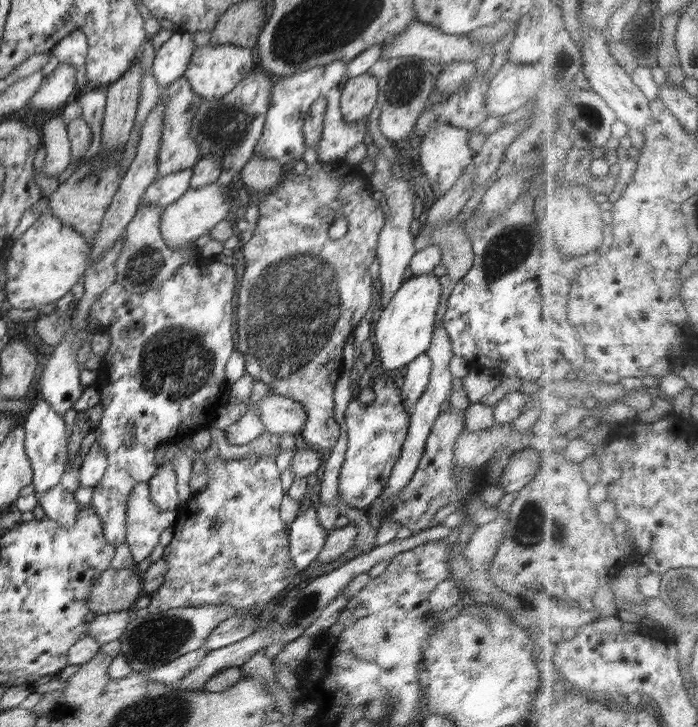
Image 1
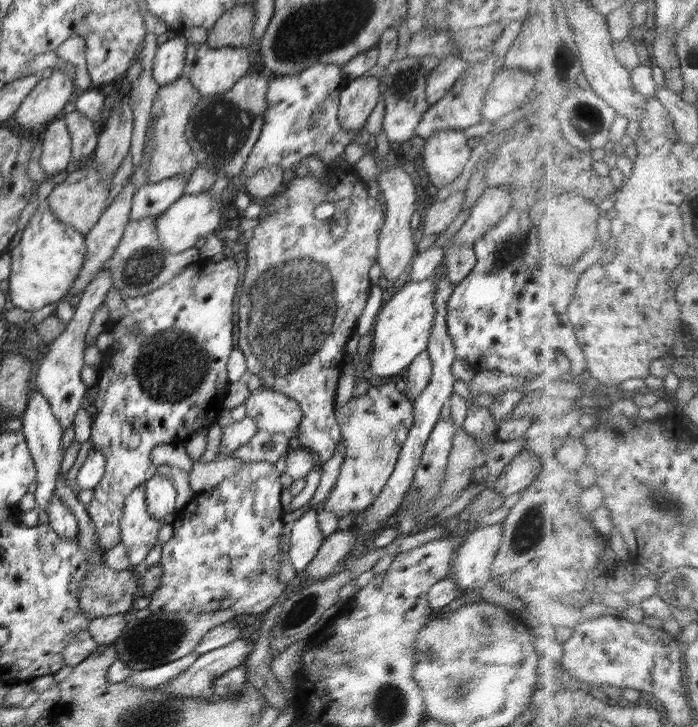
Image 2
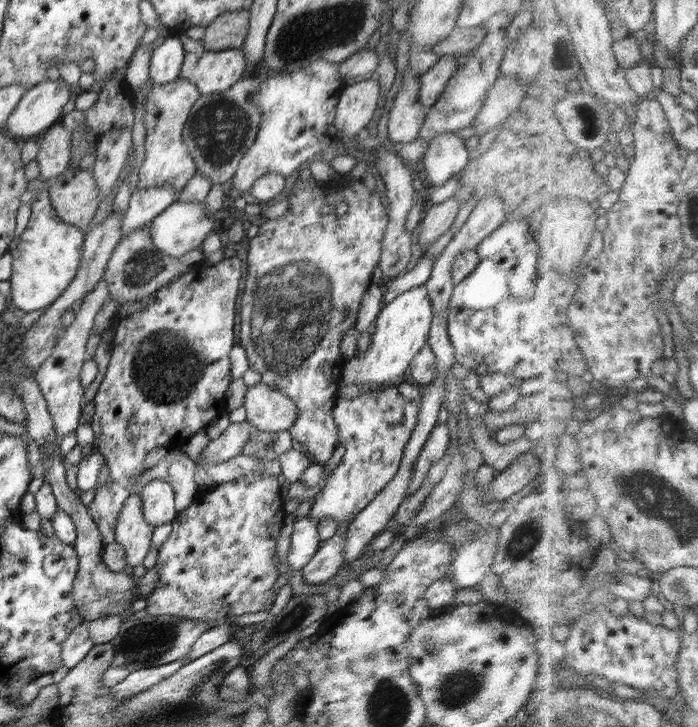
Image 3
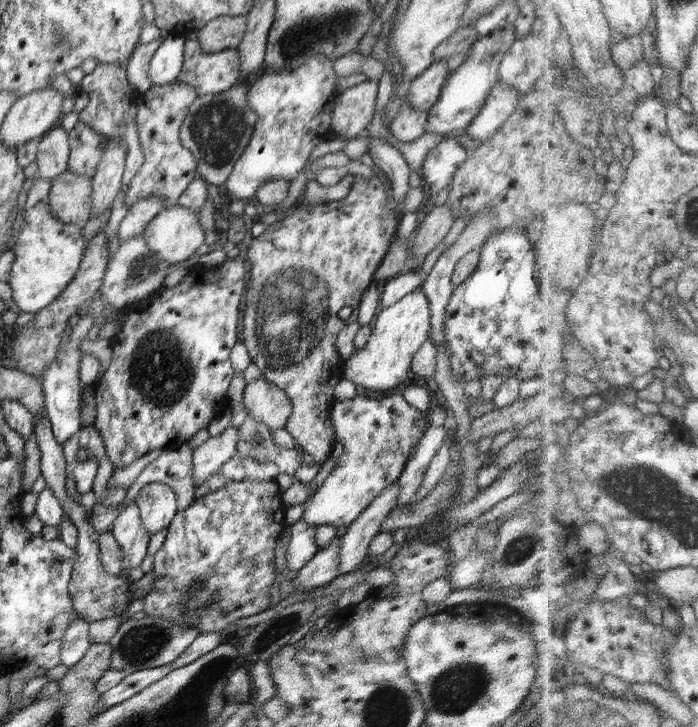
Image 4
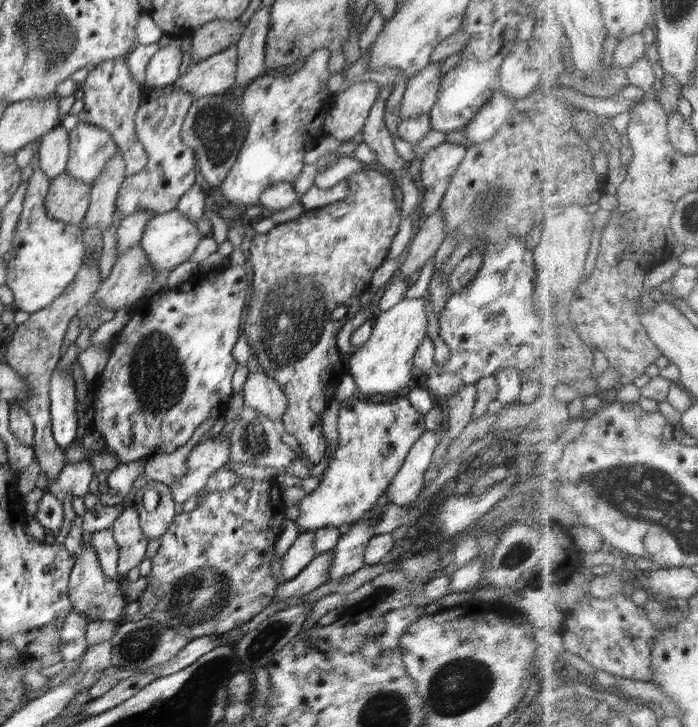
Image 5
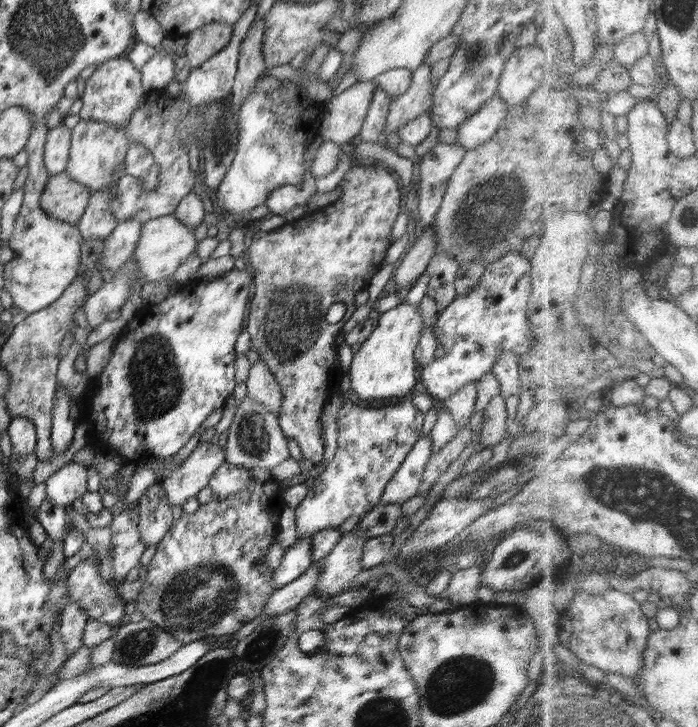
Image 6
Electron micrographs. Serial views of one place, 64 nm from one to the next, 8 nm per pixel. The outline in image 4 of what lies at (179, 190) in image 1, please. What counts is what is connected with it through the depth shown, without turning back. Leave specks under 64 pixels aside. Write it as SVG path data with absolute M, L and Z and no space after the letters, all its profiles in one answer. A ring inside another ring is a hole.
M156 195L135 200L118 228L117 236L120 242L142 235L148 223L163 209L163 206L163 200Z

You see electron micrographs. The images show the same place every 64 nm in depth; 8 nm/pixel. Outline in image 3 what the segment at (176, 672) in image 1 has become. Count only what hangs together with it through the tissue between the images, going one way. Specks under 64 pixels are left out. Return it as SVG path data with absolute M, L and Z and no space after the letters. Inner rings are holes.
M185 657L168 664L132 671L122 682L111 688L111 693L119 699L122 697L132 698L132 696L156 686L162 680L170 678L179 668L186 666L191 661Z

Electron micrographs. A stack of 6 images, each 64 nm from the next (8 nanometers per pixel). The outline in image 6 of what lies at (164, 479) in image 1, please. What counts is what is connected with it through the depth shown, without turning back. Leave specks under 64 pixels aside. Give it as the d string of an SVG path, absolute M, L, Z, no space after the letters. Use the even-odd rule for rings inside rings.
M160 482L153 484L152 488L148 490L148 494L158 494L160 500L154 510L150 507L150 498L147 495L142 495L137 500L137 508L139 508L139 532L142 540L148 545L157 544L168 534L168 530L175 522L172 517L172 508L170 501L162 494L165 494L164 489L161 488Z

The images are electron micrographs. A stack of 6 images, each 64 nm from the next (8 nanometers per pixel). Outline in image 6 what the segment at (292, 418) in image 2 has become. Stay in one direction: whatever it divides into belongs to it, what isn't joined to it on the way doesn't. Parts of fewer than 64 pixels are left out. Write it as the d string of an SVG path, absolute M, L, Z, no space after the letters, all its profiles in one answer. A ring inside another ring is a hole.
M261 358L250 368L245 383L250 399L256 399L272 414L278 415L281 412L284 396L273 372L268 370Z

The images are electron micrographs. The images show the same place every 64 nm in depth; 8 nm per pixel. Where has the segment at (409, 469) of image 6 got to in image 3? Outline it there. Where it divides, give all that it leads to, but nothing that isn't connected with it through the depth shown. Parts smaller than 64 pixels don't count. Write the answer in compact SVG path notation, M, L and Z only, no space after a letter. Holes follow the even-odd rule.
M438 422L426 439L420 454L418 455L415 469L411 474L411 481L407 490L407 496L411 496L422 488L422 484L428 478L430 466L441 458L447 458L448 446L450 446L450 428L447 423Z

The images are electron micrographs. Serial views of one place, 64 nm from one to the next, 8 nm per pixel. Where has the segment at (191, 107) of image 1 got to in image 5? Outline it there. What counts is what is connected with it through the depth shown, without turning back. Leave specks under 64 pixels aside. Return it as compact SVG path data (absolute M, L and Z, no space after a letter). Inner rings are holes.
M174 85L148 88L135 114L135 131L143 144L148 162L135 175L125 177L118 191L116 206L123 217L136 211L150 211L153 216L177 208L180 197L199 180L195 152L182 142L180 133L194 96Z

